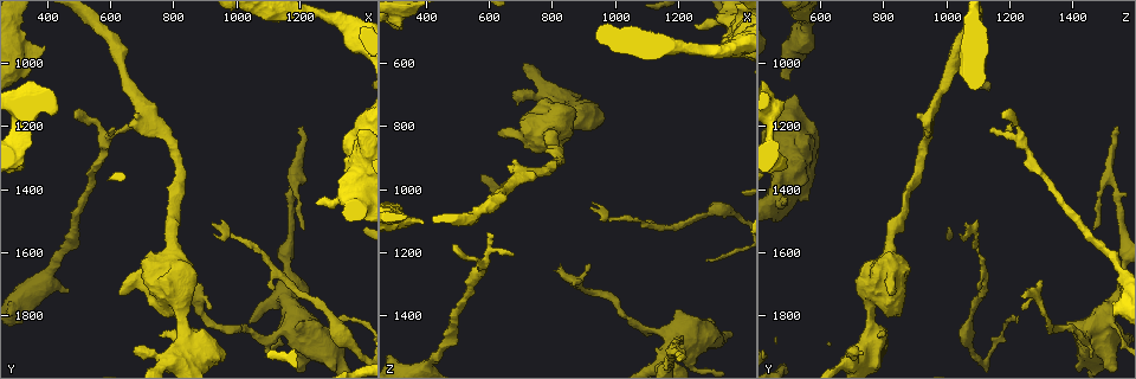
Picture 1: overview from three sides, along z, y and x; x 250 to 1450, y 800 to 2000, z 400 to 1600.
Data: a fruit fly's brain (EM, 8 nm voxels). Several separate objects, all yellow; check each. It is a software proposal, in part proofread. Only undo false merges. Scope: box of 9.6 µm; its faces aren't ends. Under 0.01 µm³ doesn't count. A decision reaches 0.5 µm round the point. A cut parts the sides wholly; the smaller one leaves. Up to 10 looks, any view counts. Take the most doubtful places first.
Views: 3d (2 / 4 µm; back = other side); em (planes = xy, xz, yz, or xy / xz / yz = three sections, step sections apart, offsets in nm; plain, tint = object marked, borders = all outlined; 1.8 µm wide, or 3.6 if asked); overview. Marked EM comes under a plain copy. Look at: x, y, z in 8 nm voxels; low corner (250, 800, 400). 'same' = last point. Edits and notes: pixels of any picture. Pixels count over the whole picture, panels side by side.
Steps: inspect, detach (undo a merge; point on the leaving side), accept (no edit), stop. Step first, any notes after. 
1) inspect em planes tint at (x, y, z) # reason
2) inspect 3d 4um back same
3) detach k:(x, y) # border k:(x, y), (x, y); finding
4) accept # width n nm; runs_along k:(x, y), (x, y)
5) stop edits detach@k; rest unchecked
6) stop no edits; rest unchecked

inspect 3d 4um at (1180, 1800, 1510) # calibre changes

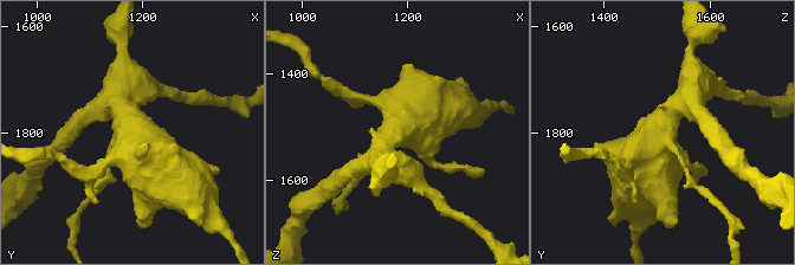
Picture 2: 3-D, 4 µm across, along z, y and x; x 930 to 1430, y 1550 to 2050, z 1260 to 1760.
inspect em 3.6um xy step 4 tint at (1185, 1795, 1500)

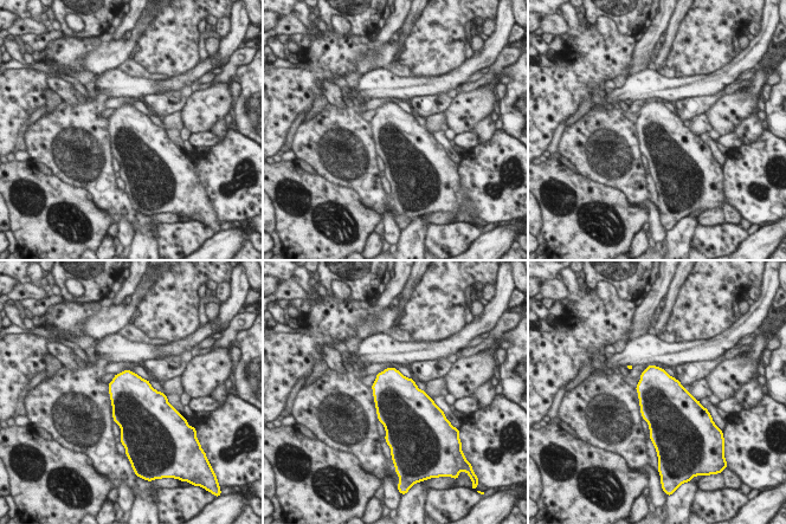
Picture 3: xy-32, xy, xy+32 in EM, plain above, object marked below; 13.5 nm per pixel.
inspect em 3.6um planes tint same

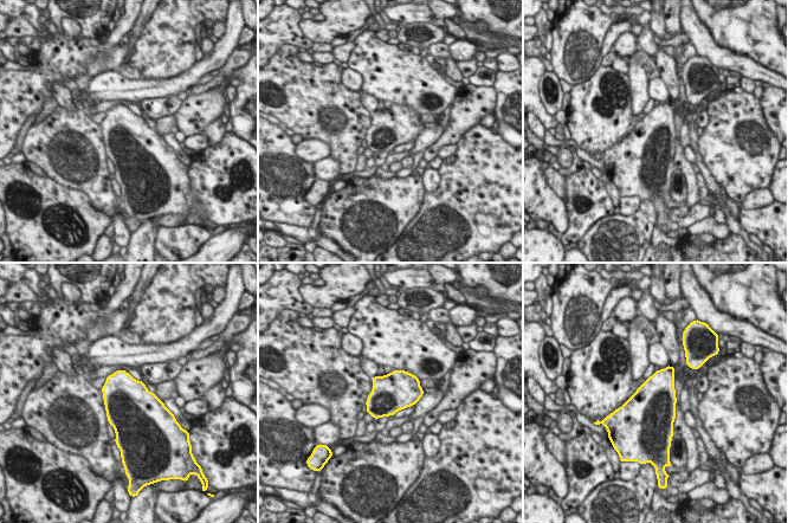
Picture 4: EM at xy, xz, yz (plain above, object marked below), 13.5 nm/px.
accept # all the same neuron

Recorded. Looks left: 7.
inspect 3d 2um at (880, 1760, 1300) # abrupt turn

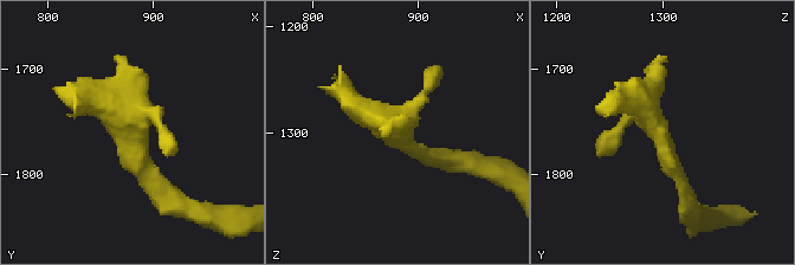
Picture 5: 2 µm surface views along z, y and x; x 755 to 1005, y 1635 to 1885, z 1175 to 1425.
inspect em xy step 16 borders at (876, 1758, 1298) # need the tissue

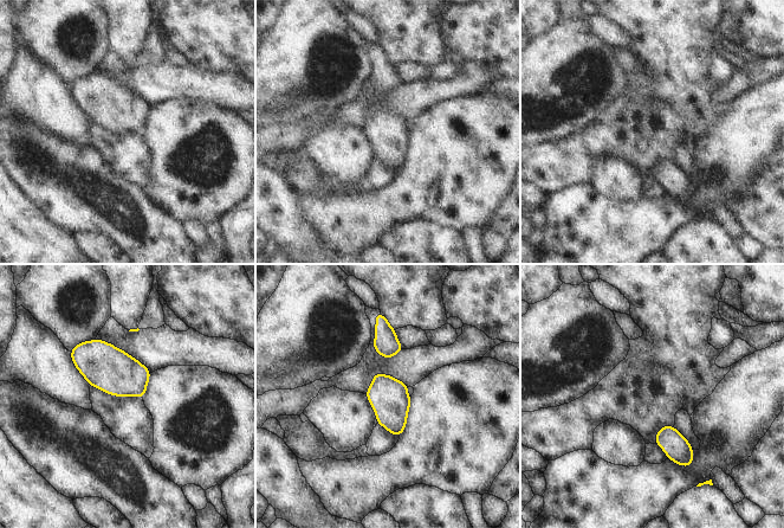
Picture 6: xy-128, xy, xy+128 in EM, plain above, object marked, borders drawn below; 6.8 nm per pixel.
accept # one neuron here

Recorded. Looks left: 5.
inspect 3d 4um at (840, 1860, 750) # thin neck

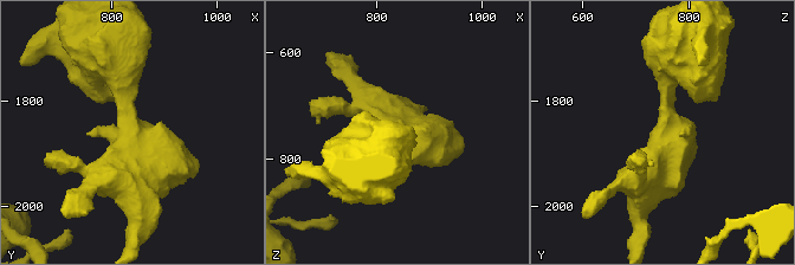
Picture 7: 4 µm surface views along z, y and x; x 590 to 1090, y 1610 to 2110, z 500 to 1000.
inspect em 3.6um xy step 16 tint at (835, 1855, 755)

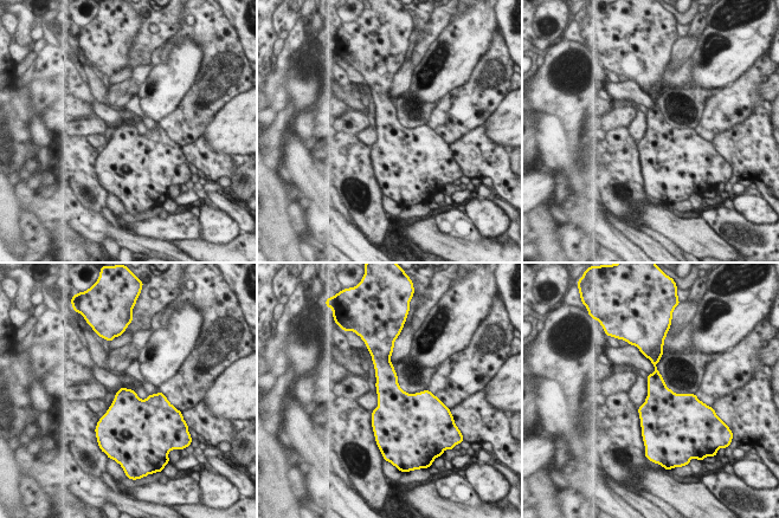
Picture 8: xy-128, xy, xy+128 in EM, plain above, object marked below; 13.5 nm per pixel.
accept # continuous, no second neuron

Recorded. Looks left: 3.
inspect em xz step 4 tint at (580, 1250, 1230) # sharp bend

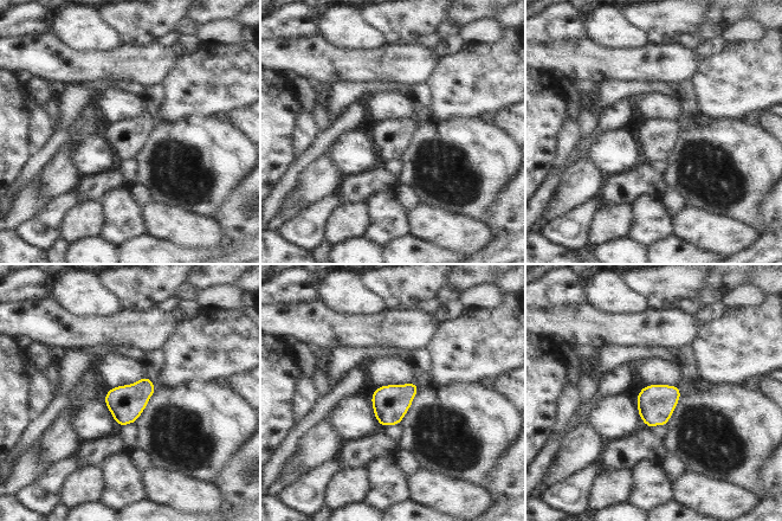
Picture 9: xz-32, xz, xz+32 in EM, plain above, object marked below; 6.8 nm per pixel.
inspect em planes tint same # cut it another way

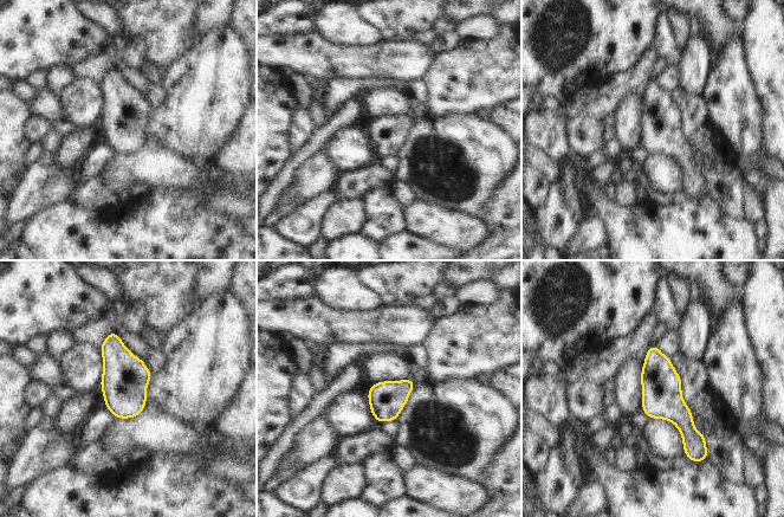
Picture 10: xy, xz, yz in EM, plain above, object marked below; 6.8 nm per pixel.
accept # width 240 nm; runs_along 10:(652, 349), (691, 453); one neuron here

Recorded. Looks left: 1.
stop no edits; rest unchecked

